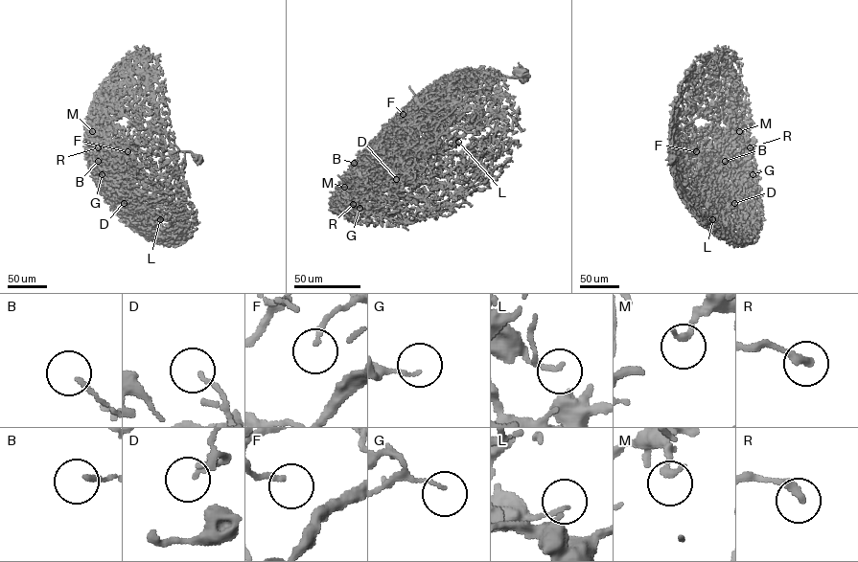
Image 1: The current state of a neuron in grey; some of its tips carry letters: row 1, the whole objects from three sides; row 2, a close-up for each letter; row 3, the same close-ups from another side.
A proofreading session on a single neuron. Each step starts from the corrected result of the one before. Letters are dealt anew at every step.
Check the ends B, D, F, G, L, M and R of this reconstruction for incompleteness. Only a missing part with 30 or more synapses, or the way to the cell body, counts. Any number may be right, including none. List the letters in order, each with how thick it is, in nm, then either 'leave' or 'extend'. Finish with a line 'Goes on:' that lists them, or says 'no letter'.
B: 140 nm | leave
D: 140 nm | leave
F: 160 nm | leave
G: 100 nm | leave
L: 140 nm | leave
M: 240 nm | leave
R: 300 nm | leave
Goes on: no letter

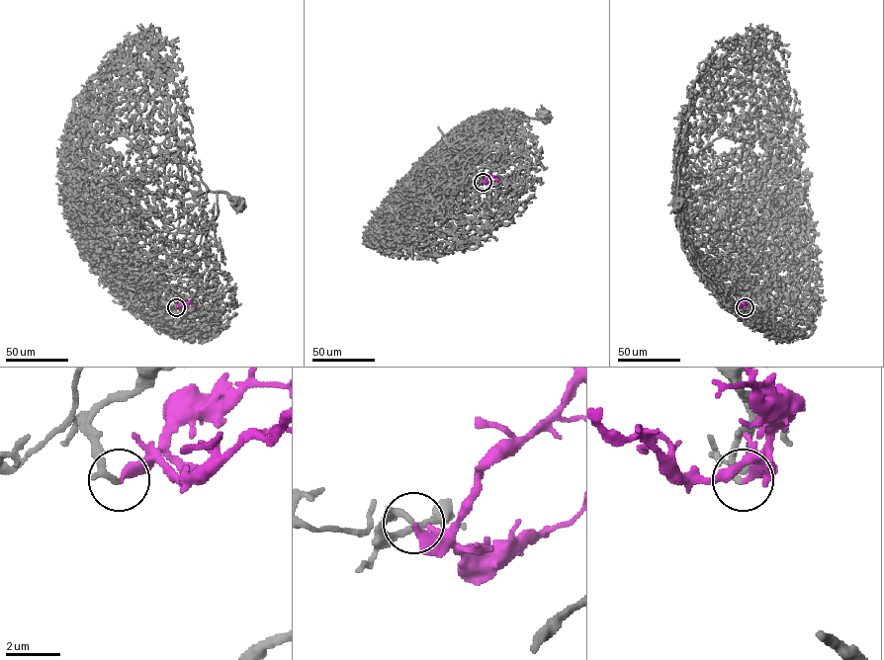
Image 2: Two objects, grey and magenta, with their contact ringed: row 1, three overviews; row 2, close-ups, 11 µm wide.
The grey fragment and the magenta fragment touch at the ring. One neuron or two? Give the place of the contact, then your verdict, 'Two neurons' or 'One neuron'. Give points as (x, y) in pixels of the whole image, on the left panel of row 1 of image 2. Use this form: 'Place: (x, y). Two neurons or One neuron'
Place: (176, 307). One neuron

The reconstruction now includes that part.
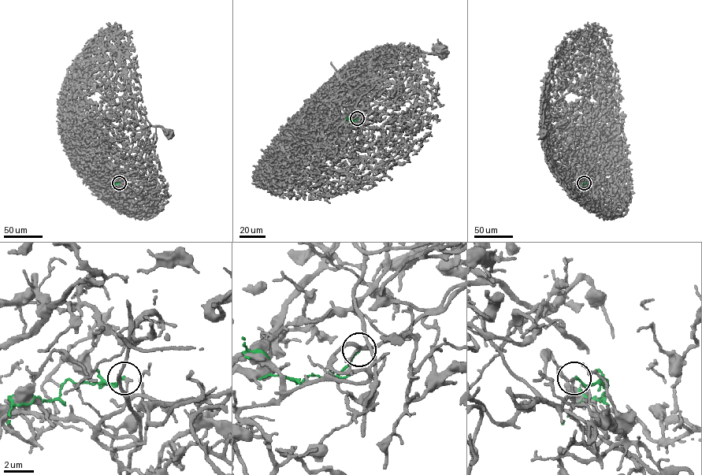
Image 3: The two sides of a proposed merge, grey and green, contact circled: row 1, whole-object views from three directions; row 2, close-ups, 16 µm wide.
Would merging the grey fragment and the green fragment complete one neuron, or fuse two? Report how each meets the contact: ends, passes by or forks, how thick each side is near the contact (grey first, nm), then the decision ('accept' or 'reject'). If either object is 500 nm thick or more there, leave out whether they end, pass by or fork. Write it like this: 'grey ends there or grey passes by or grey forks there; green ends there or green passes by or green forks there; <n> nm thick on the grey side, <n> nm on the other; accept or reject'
grey ends there; green ends there; 170 nm thick on the grey side, 140 nm on the other; reject

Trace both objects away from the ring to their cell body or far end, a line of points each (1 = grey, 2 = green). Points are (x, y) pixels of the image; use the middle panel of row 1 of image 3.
1: (357, 118), (359, 98), (380, 84), (388, 73), (411, 56), (418, 54), (419, 47), (427, 53), (440, 49)
2: (357, 118), (351, 121), (347, 117)

